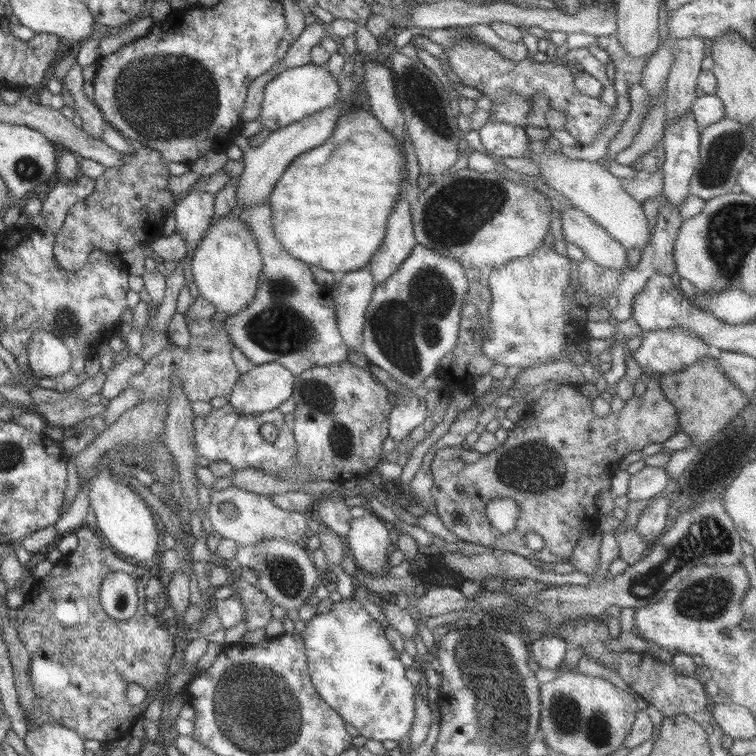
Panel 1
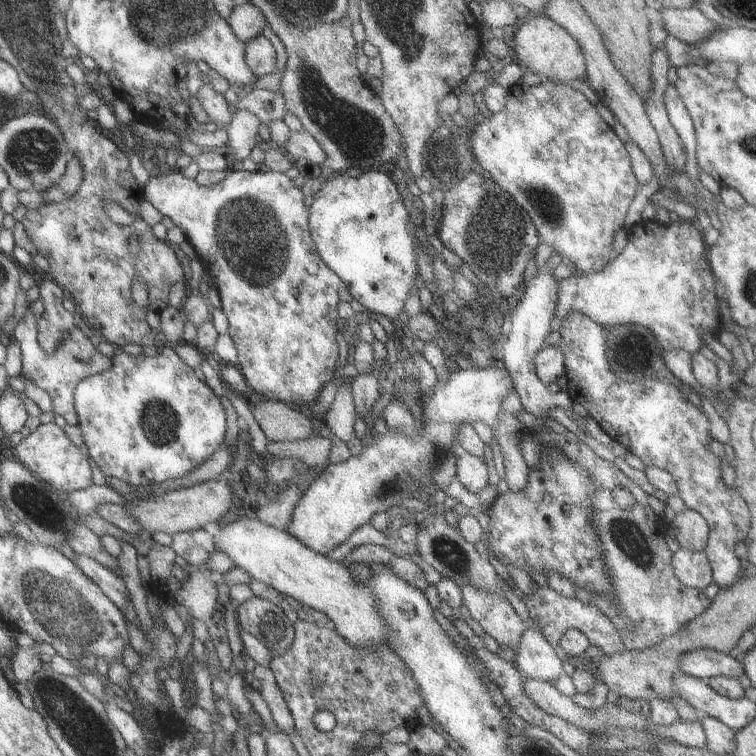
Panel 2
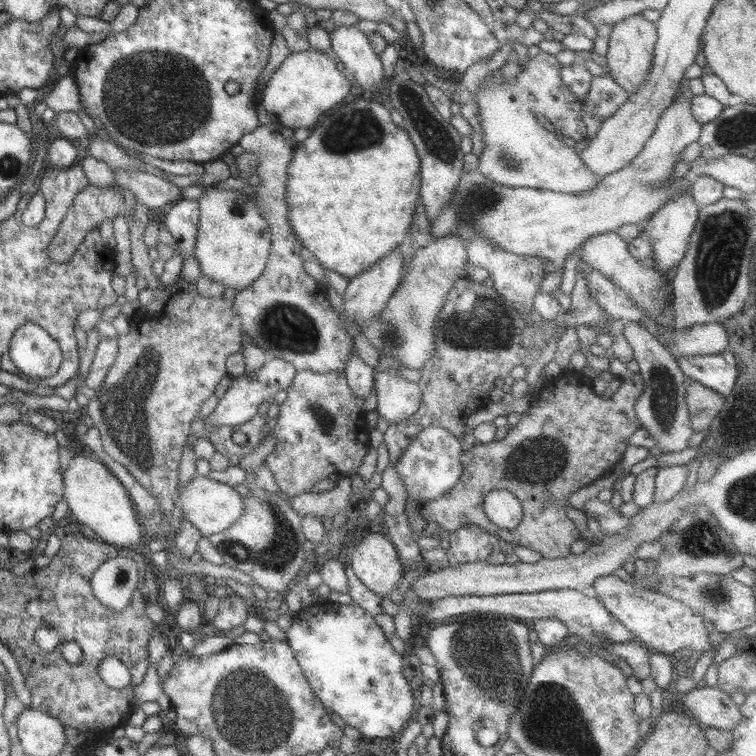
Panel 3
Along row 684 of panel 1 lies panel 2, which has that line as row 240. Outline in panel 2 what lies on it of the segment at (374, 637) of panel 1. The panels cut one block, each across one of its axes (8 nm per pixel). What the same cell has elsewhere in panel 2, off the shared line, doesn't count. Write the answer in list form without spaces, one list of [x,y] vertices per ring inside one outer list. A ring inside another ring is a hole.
[[[375,170],[363,171],[357,178],[351,178],[344,172],[332,174],[313,195],[307,212],[310,237],[325,266],[339,277],[352,298],[363,308],[396,322],[409,291],[416,284],[417,269],[408,212],[391,179]]]

